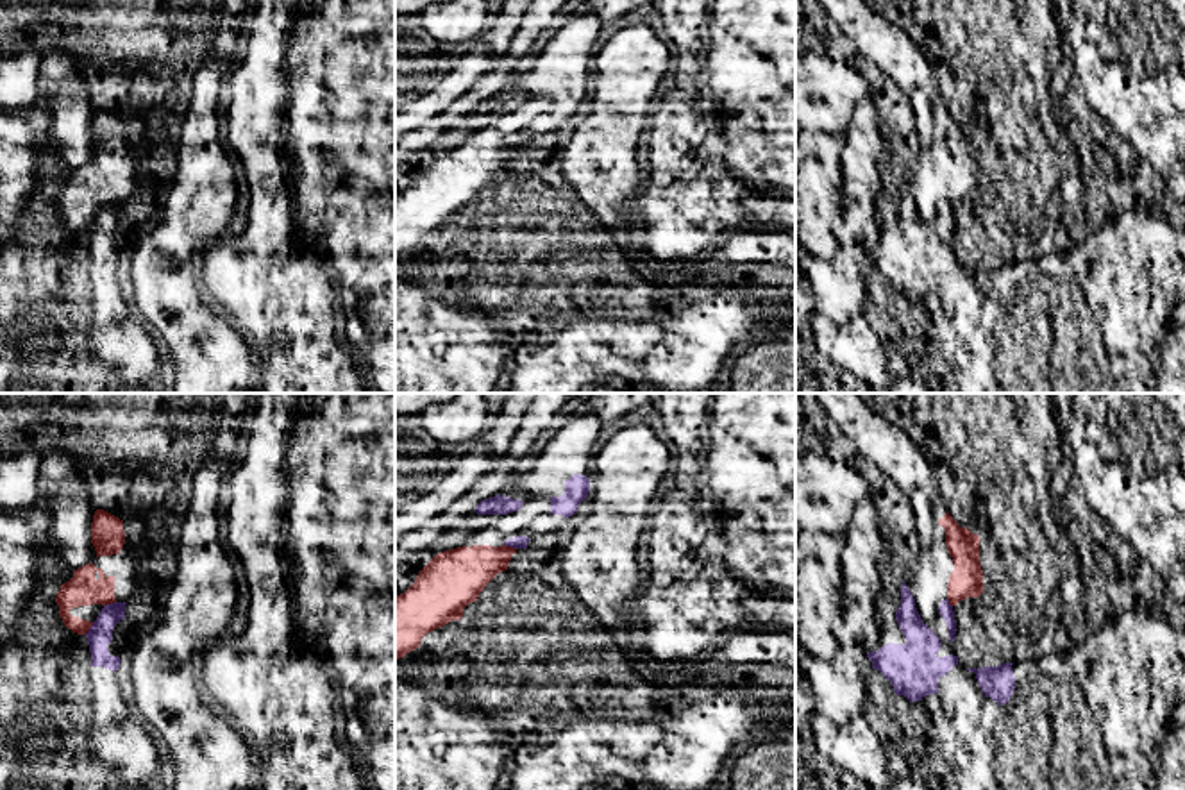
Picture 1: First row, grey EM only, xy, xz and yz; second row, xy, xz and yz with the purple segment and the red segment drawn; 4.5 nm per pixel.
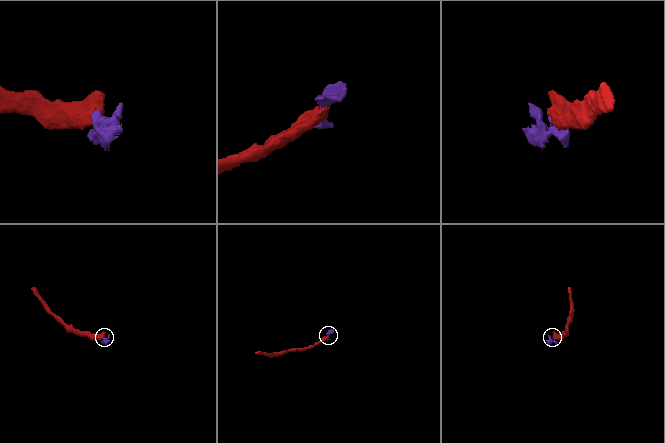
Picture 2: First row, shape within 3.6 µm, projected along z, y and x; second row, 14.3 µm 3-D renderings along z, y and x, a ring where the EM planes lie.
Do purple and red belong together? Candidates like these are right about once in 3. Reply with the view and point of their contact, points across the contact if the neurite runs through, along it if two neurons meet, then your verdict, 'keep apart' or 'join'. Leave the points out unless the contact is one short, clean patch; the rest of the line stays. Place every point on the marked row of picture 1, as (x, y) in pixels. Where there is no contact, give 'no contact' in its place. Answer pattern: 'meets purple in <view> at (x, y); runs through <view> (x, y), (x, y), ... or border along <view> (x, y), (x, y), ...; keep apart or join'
meets purple in xy at (109, 605); border along xy (115, 601), (104, 606); keep apart

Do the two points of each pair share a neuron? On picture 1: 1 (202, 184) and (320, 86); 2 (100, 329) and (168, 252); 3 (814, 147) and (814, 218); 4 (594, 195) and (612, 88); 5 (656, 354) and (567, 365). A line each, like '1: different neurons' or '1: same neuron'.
1: different neurons
2: different neurons
3: same neuron
4: same neuron
5: same neuron

